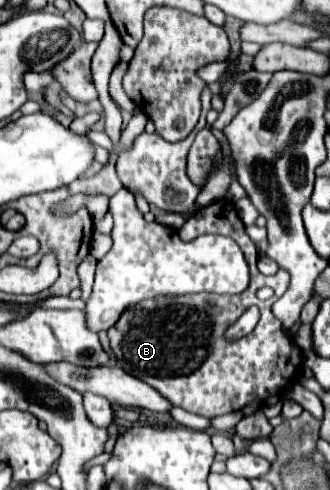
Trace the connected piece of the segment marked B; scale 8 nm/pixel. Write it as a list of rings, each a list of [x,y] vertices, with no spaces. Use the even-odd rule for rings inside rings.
[[[227,198],[199,208],[177,234],[185,242],[203,234],[223,234],[233,238],[247,258],[251,282],[243,294],[163,296],[127,308],[117,324],[107,330],[111,350],[121,362],[121,368],[147,382],[173,406],[181,406],[183,410],[205,418],[237,412],[253,400],[265,400],[269,394],[283,390],[295,380],[301,366],[299,346],[285,334],[281,322],[271,314],[273,302],[287,290],[289,274],[279,270],[275,276],[263,276],[257,270],[257,248],[247,236],[235,204]],[[261,286],[273,288],[275,294],[271,300],[257,300],[255,292]],[[253,304],[261,310],[261,320],[255,330],[237,342],[227,342],[223,338],[227,326]]]

